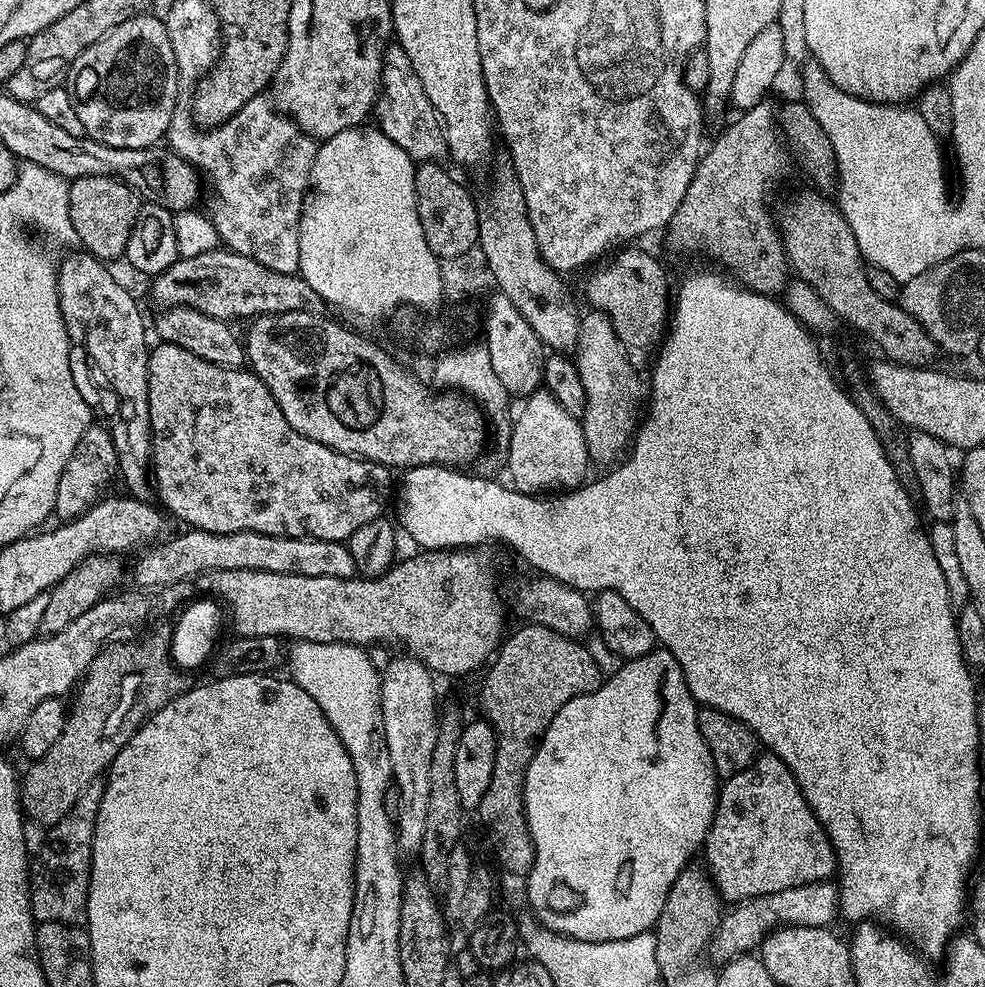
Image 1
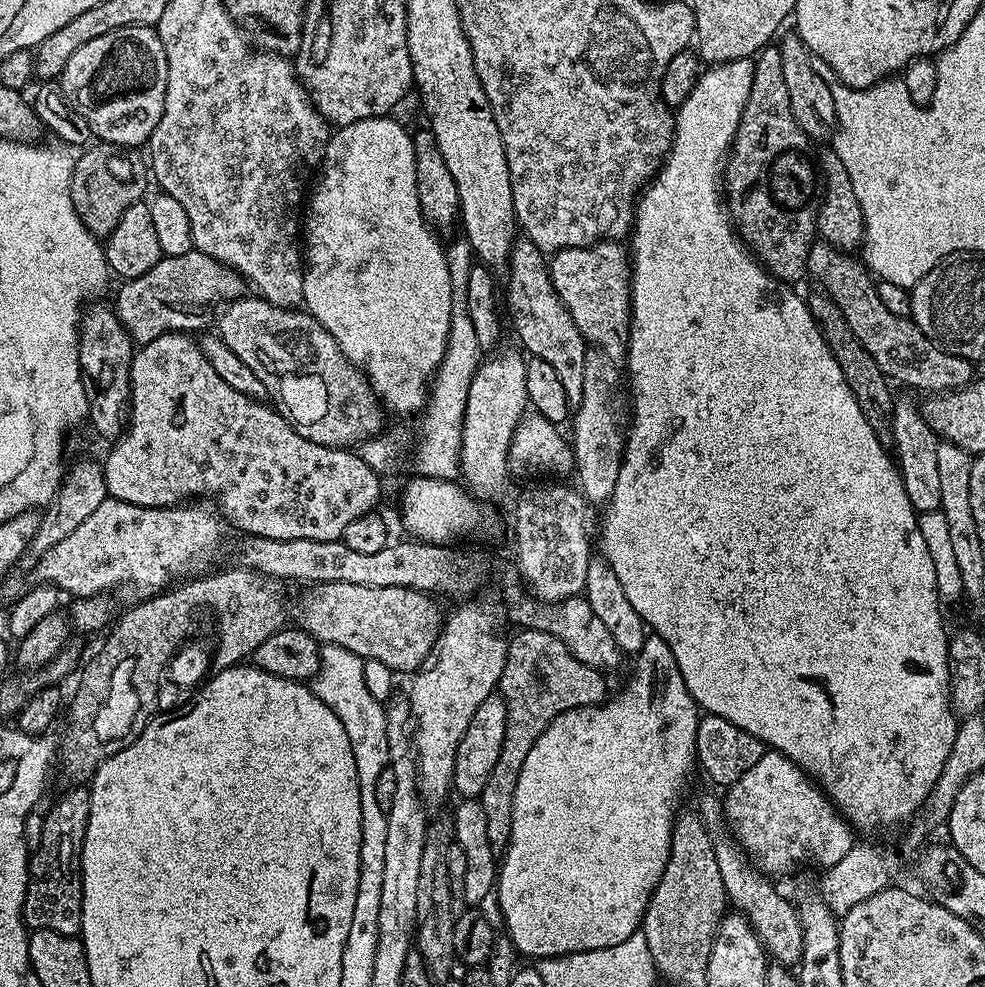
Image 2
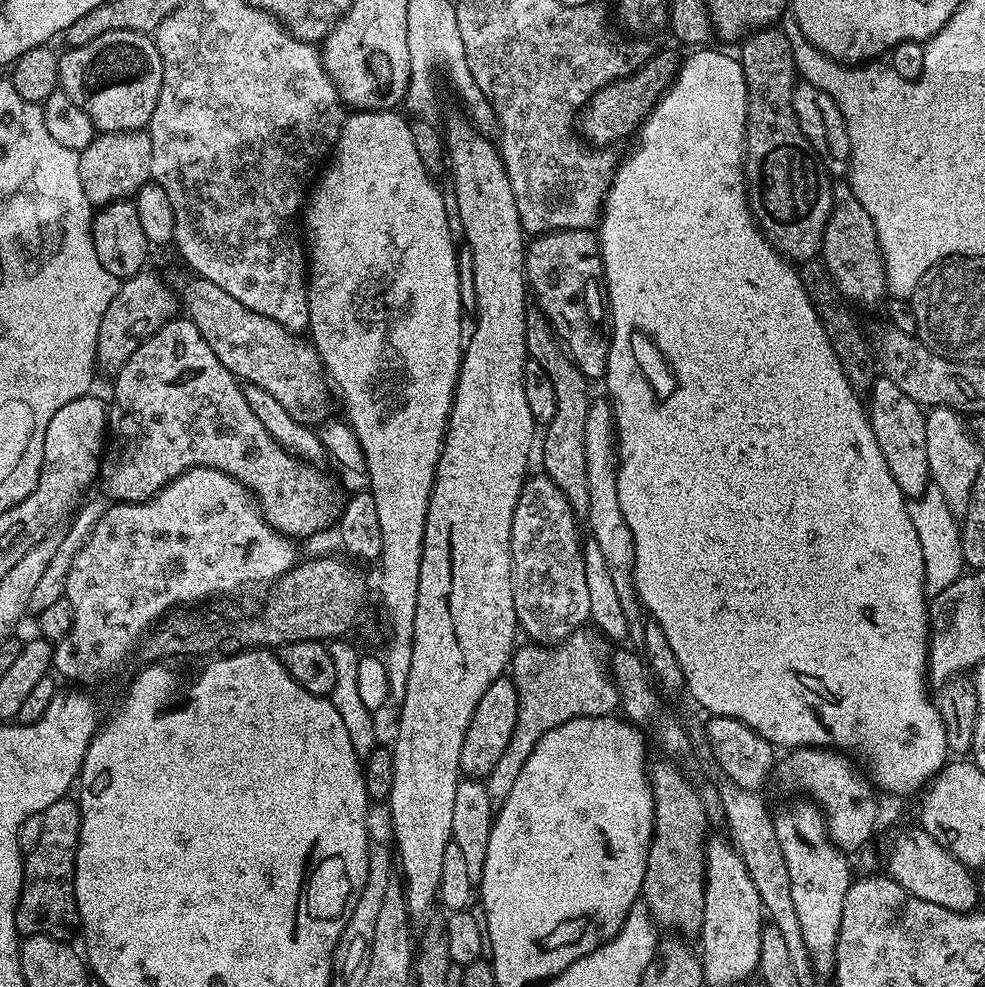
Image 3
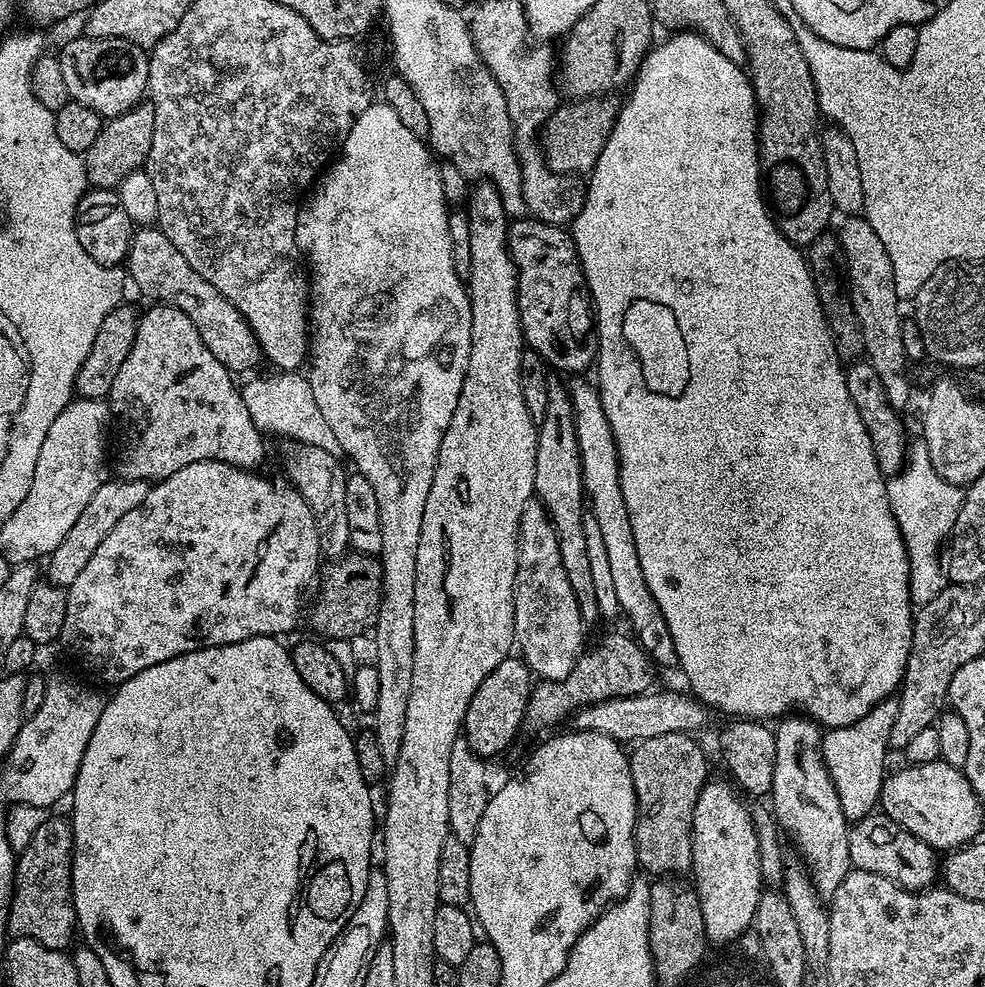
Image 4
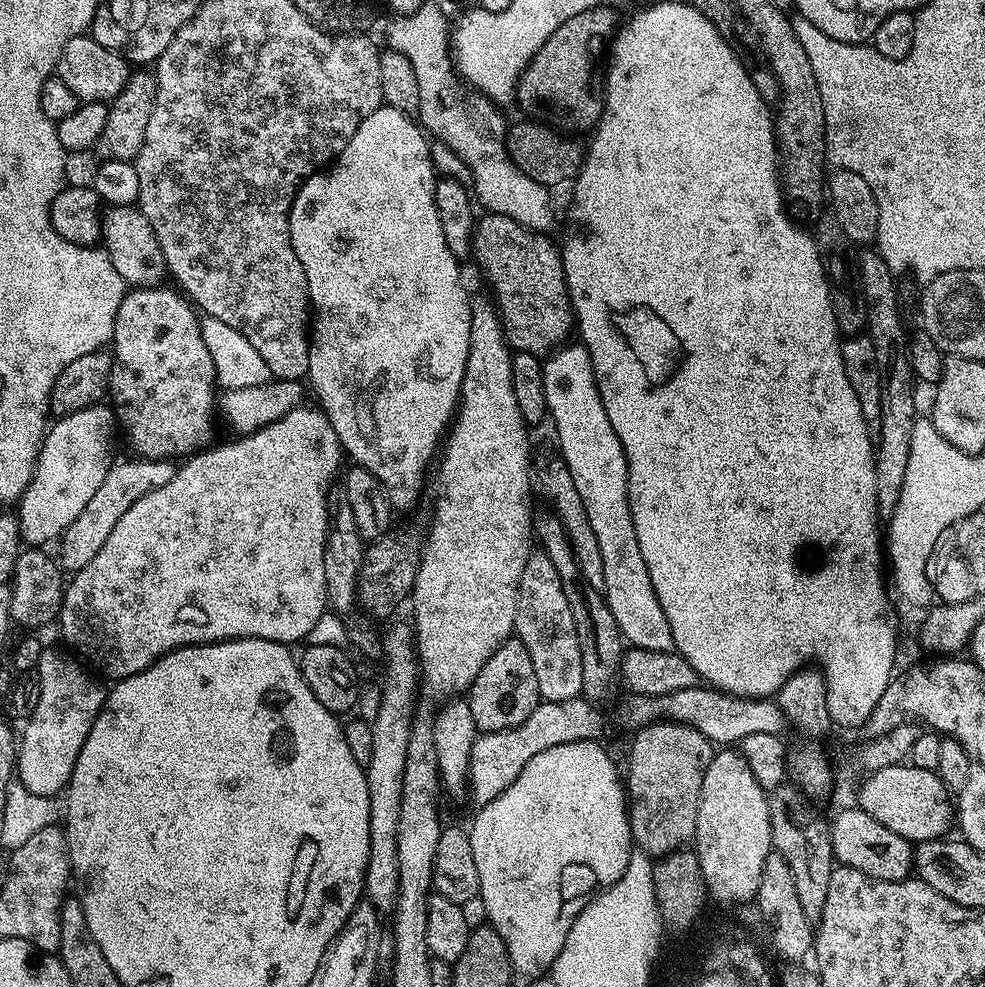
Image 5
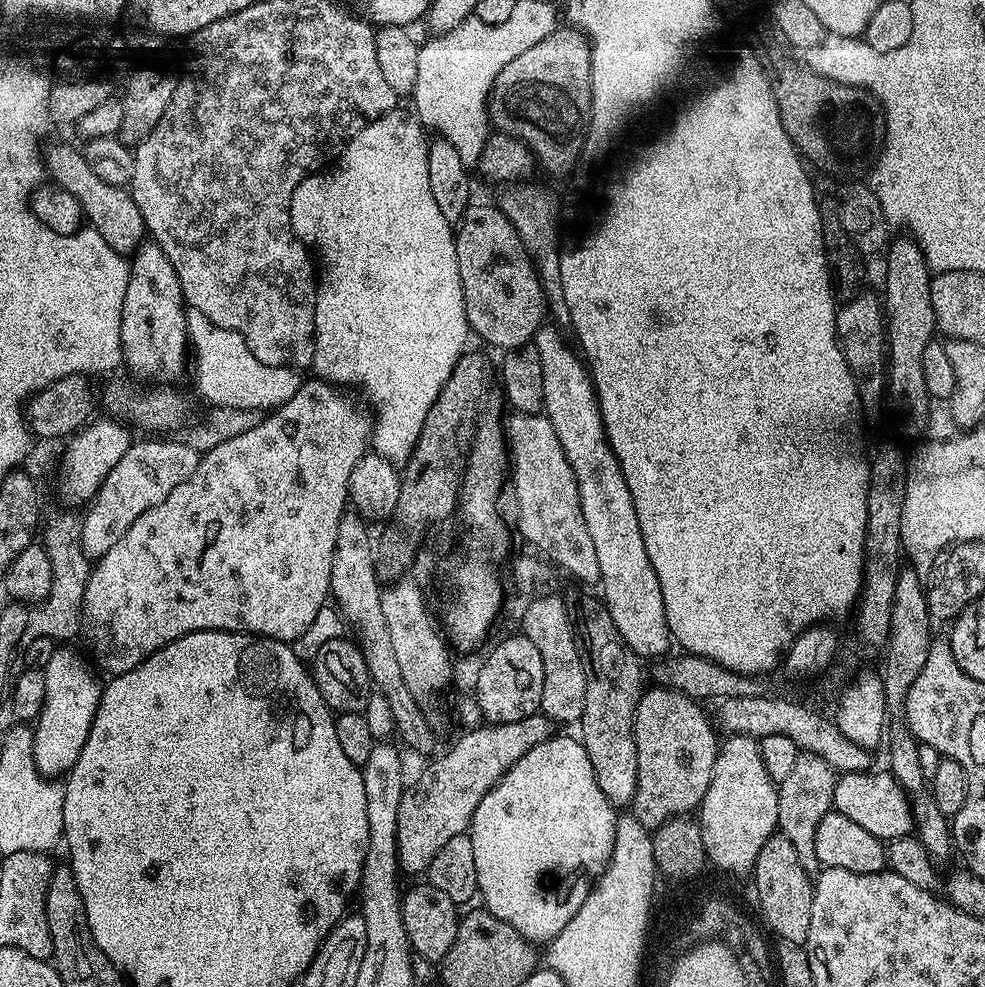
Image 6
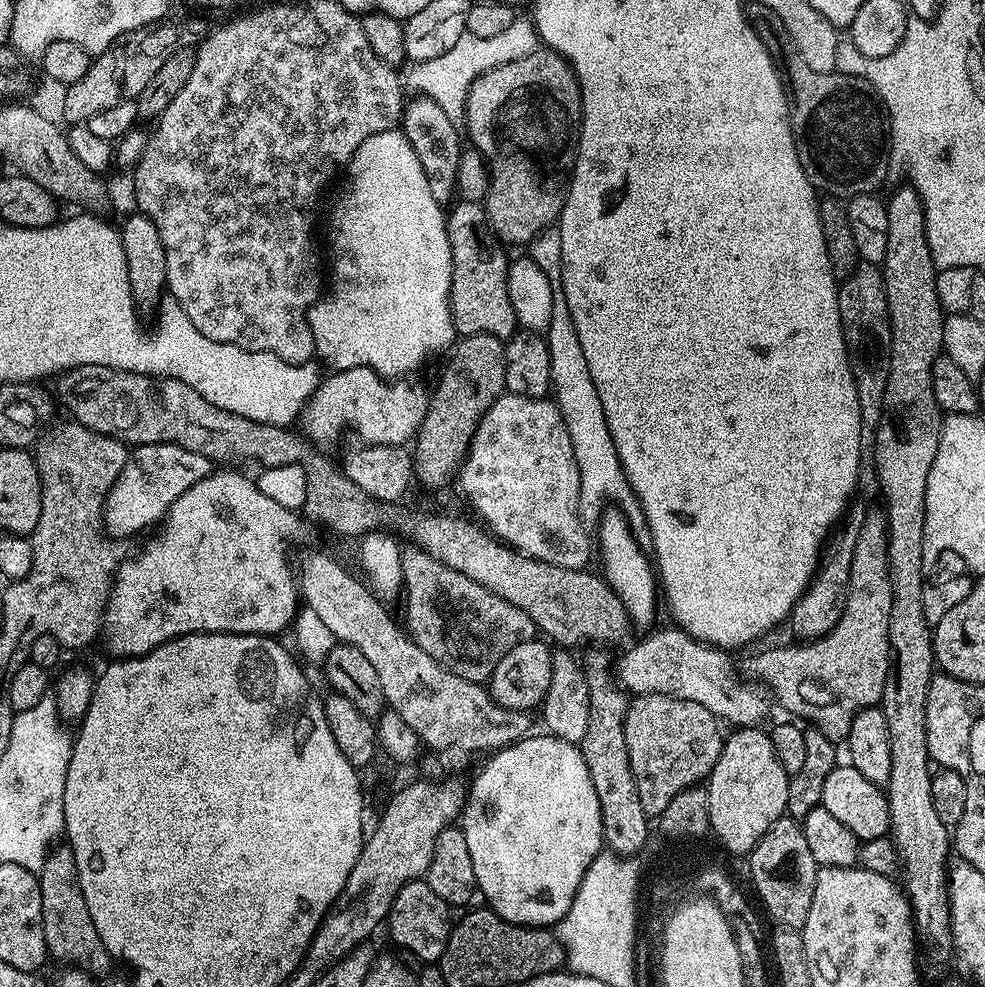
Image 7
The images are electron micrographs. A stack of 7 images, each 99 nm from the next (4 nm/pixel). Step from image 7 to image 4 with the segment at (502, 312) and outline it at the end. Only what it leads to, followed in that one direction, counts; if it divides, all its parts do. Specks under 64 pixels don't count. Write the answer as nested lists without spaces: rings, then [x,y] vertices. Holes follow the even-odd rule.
[[[516,218],[509,223],[508,226],[508,249],[512,255],[512,261],[516,267],[516,301],[518,302],[518,318],[522,326],[522,334],[524,335],[525,345],[531,351],[537,352],[538,355],[548,365],[549,369],[560,372],[576,372],[572,374],[584,374],[584,372],[593,367],[596,363],[596,354],[598,351],[598,341],[594,331],[594,309],[592,301],[588,294],[588,285],[584,283],[584,271],[580,265],[580,259],[576,253],[576,247],[572,241],[571,231],[567,227],[559,224],[544,224],[541,220],[535,218]]]

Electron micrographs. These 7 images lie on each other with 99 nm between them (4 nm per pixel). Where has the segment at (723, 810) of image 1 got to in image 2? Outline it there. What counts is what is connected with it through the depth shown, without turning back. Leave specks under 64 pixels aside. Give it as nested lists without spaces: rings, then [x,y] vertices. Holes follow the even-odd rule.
[[[766,750],[762,758],[738,778],[738,782],[727,785],[725,792],[728,793],[723,793],[722,799],[727,827],[739,841],[744,855],[764,874],[792,872],[799,864],[808,863],[821,864],[821,869],[827,870],[838,862],[838,858],[850,854],[854,843],[852,825],[837,812],[819,784],[781,752]]]

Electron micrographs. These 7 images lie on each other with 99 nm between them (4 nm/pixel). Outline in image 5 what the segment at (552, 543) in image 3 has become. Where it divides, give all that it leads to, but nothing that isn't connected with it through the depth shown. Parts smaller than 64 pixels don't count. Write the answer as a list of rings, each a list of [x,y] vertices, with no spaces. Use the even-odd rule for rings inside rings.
[[[542,550],[533,551],[522,572],[513,631],[528,650],[543,701],[574,700],[583,693],[582,656],[574,618],[562,591],[558,570]]]

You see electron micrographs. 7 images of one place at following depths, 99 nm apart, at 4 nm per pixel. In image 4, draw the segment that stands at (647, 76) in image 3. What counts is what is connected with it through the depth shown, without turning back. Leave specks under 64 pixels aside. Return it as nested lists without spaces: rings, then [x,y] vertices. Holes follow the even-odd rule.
[[[605,94],[603,96],[590,96],[588,97],[587,100],[564,102],[561,103],[559,107],[557,107],[556,111],[553,112],[552,117],[549,118],[549,120],[544,123],[544,127],[541,128],[538,133],[538,143],[541,152],[543,152],[544,154],[544,161],[546,161],[548,167],[551,168],[552,171],[557,172],[558,174],[562,174],[563,176],[575,176],[575,177],[579,177],[581,175],[580,172],[584,172],[583,174],[591,173],[592,167],[594,167],[598,162],[598,154],[602,154],[602,146],[606,146],[606,138],[610,138],[610,130],[612,129],[612,127],[614,126],[614,122],[616,121],[618,104],[615,104],[615,102],[612,101],[612,99],[613,97],[608,94]]]

